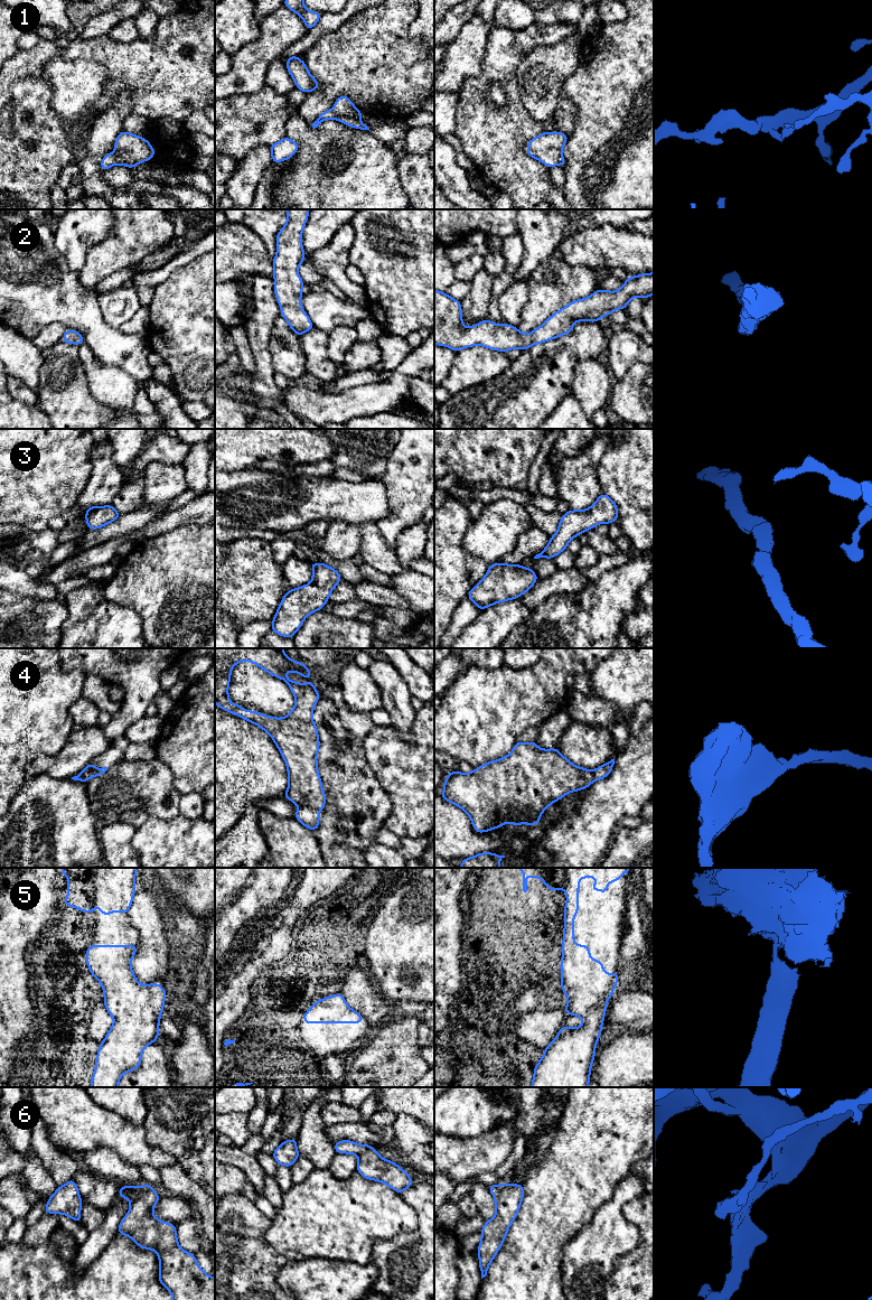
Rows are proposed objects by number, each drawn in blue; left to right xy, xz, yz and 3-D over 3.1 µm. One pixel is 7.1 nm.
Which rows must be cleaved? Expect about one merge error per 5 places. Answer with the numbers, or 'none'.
6

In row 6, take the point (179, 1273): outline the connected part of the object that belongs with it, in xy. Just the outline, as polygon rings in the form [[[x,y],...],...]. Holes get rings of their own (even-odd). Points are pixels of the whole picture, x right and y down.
[[[152,1186],[134,1200],[119,1225],[118,1233],[129,1236],[139,1247],[154,1250],[159,1263],[159,1281],[174,1296],[174,1300],[215,1300],[215,1279],[198,1265],[195,1254],[184,1251],[177,1241],[175,1224],[161,1222],[152,1214],[160,1196]]]

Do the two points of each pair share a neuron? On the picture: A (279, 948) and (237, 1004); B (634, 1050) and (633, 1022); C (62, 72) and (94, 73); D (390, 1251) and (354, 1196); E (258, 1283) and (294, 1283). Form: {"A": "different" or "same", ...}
{"A": "same", "B": "different", "C": "same", "D": "different", "E": "different"}

